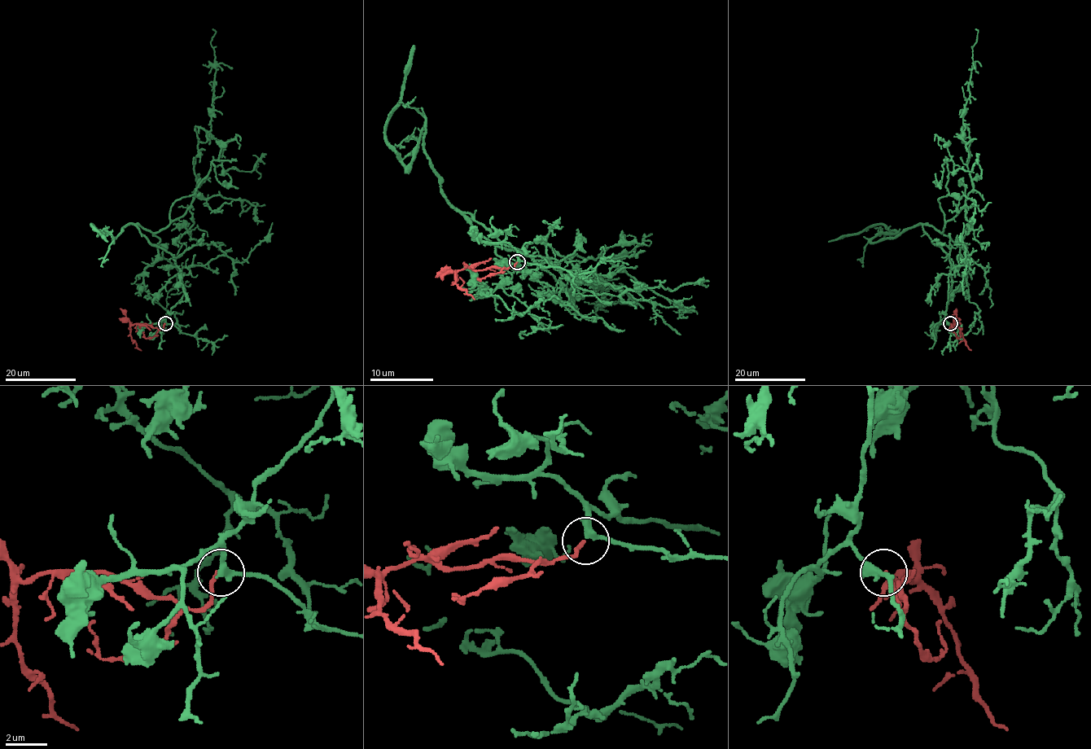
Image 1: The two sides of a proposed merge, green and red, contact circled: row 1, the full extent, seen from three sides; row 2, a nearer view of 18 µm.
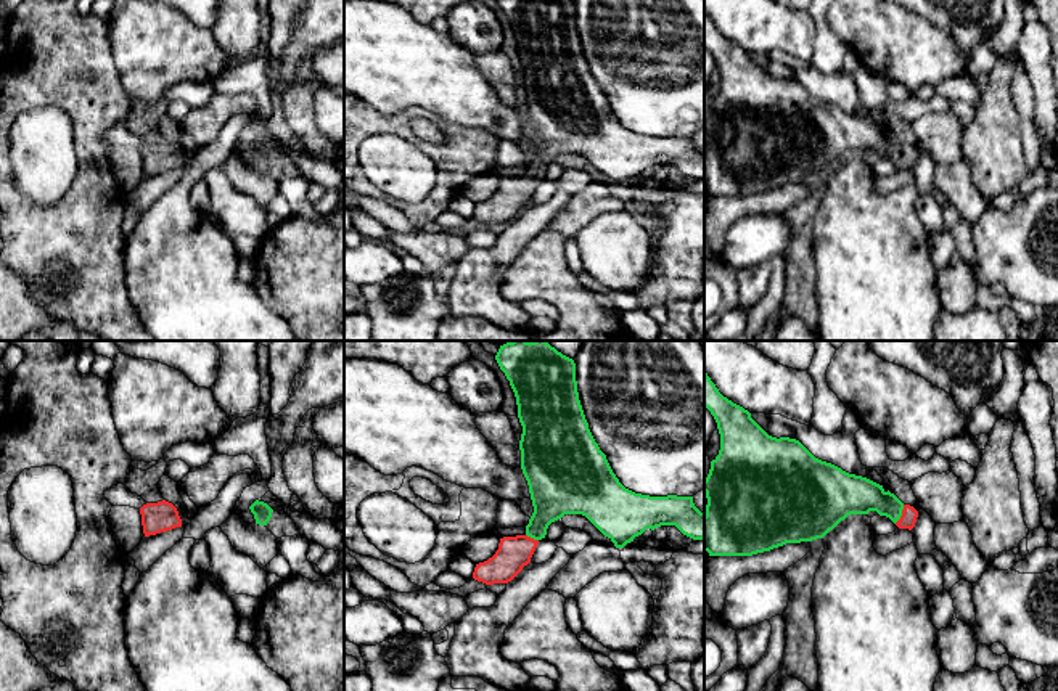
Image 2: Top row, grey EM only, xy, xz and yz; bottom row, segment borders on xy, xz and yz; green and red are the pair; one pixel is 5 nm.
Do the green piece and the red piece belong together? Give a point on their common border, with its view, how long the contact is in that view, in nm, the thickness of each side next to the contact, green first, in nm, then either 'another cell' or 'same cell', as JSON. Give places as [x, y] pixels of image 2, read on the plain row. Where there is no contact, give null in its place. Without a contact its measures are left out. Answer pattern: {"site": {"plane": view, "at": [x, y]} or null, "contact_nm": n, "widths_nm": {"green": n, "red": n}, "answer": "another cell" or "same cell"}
{"site": {"plane": "yz", "at": [901, 155]}, "contact_nm": 110, "widths_nm": {"green": 190, "red": 80}, "answer": "same cell"}

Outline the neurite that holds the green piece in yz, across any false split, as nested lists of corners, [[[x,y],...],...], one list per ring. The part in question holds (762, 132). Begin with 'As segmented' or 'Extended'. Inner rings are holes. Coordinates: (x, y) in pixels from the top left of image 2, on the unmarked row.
Extended. [[[704,11],[704,48],[711,51],[720,74],[719,95],[711,101],[711,109],[704,119],[707,138],[704,154],[704,191],[709,196],[752,196],[770,191],[786,183],[801,183],[823,178],[841,161],[851,154],[868,154],[876,151],[889,157],[899,169],[912,170],[918,151],[904,145],[883,125],[841,108],[815,98],[799,80],[789,77],[769,76],[748,50],[724,37]]]

